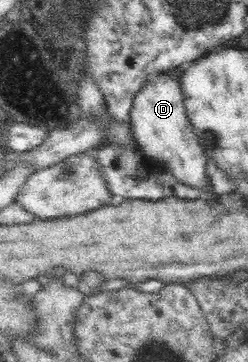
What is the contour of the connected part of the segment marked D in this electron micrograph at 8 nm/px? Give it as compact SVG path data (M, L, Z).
M174 72L151 73L137 89L129 111L133 141L171 170L181 183L205 185L204 149L186 114L179 79Z

